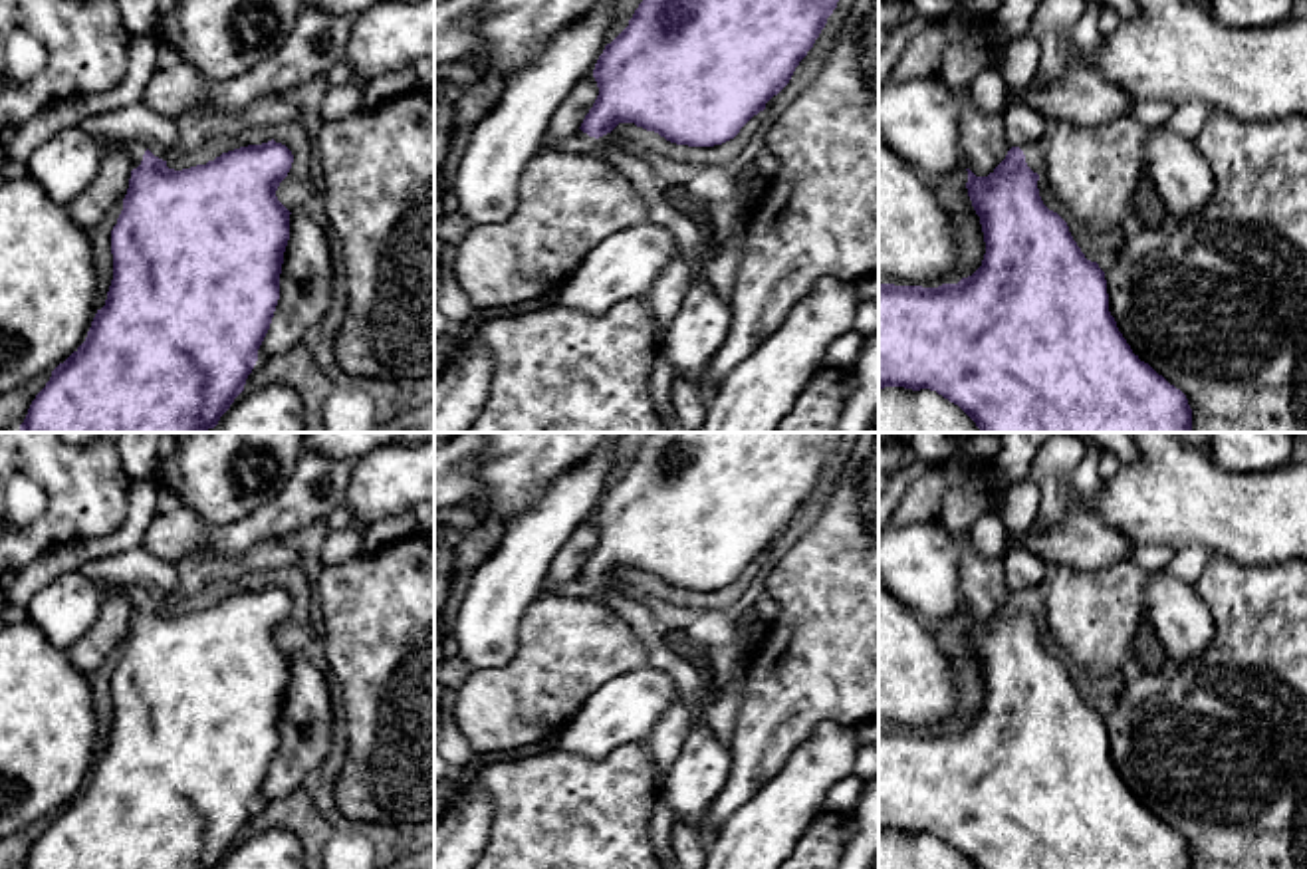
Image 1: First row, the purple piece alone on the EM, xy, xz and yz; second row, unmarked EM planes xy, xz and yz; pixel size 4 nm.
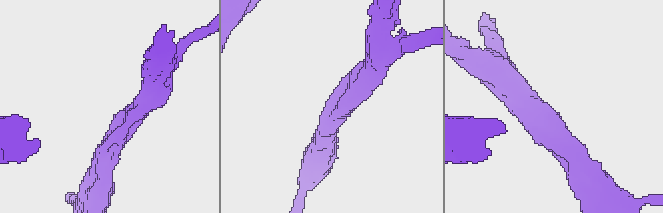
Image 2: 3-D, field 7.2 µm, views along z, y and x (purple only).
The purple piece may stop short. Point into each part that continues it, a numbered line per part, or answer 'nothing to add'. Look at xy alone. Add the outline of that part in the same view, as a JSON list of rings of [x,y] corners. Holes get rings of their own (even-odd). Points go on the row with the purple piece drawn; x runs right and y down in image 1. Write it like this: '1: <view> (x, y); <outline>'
1: xy (133, 149); [[[95,137],[101,153],[109,155],[109,153],[123,153],[129,159],[131,171],[137,169],[143,161],[143,155],[147,151],[145,145],[137,143],[137,141],[129,141],[129,139],[121,139],[121,141],[109,141],[105,137]]]

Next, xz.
1: xz (580, 143); [[[577,129],[571,137],[561,141],[543,143],[543,149],[575,155],[595,155],[599,153],[603,137],[595,139]]]

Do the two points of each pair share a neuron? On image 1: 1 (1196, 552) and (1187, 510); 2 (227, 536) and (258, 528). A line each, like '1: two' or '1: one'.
1: two
2: one

